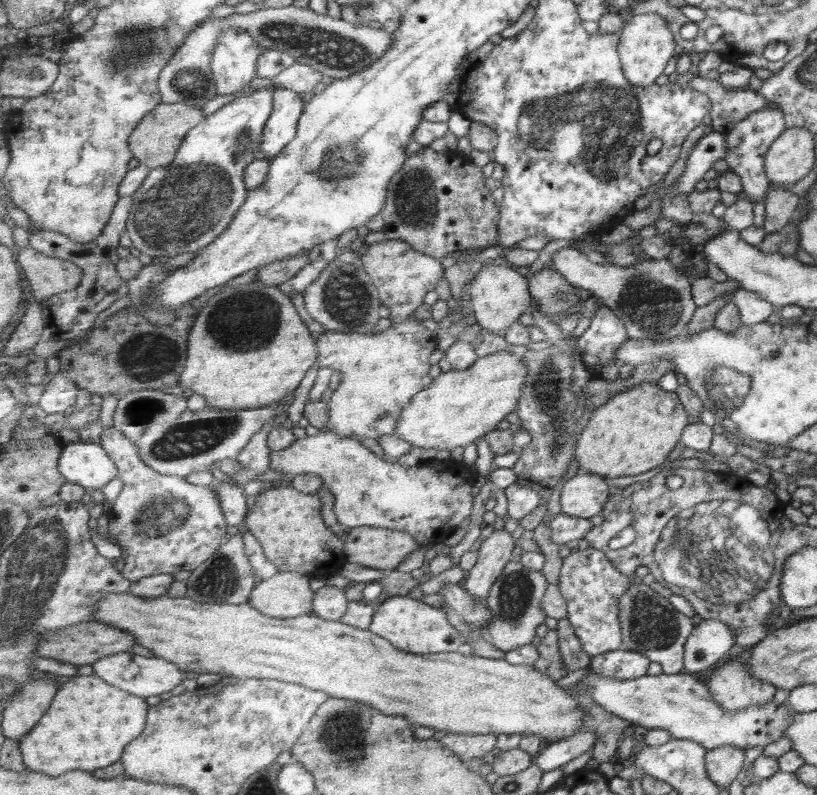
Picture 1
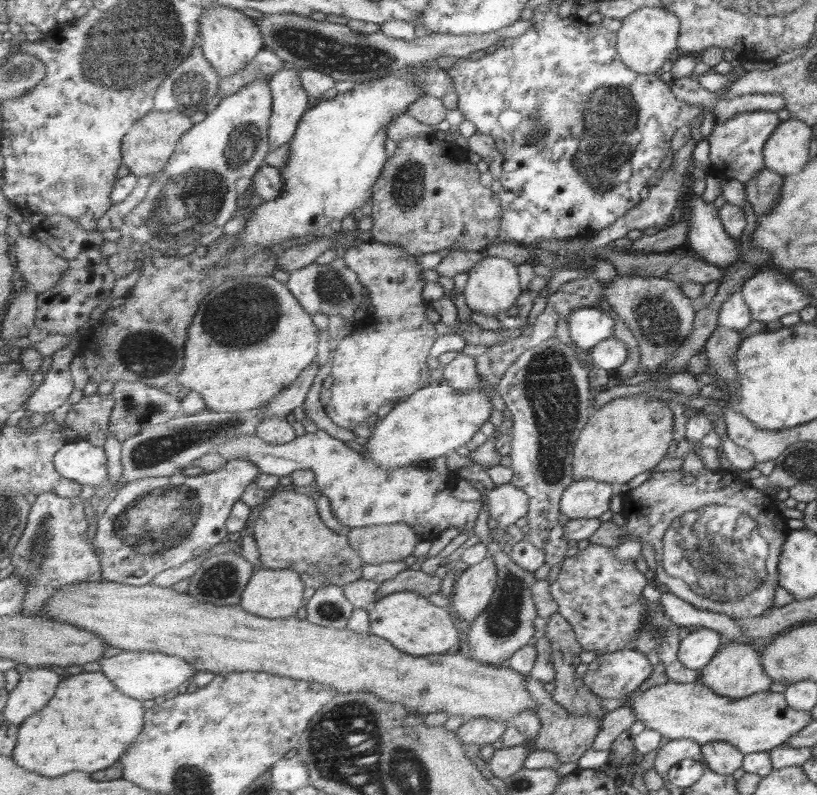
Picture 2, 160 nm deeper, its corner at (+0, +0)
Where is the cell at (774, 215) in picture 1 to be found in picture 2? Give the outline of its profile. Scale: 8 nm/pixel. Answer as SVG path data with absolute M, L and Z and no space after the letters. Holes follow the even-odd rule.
M764 166L751 182L743 184L745 198L753 210L756 218L759 214L765 214L779 198L779 188L782 185L782 177Z

